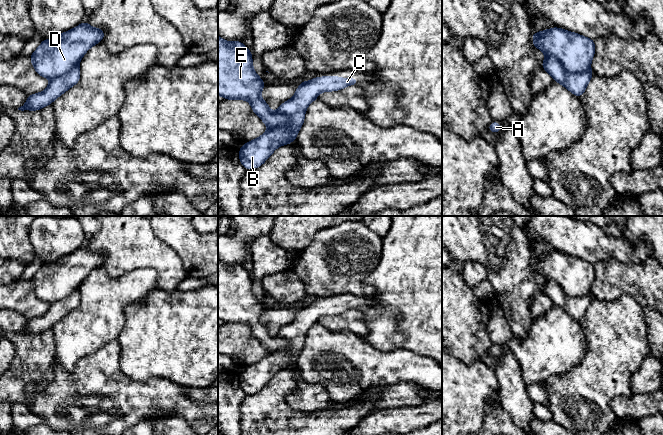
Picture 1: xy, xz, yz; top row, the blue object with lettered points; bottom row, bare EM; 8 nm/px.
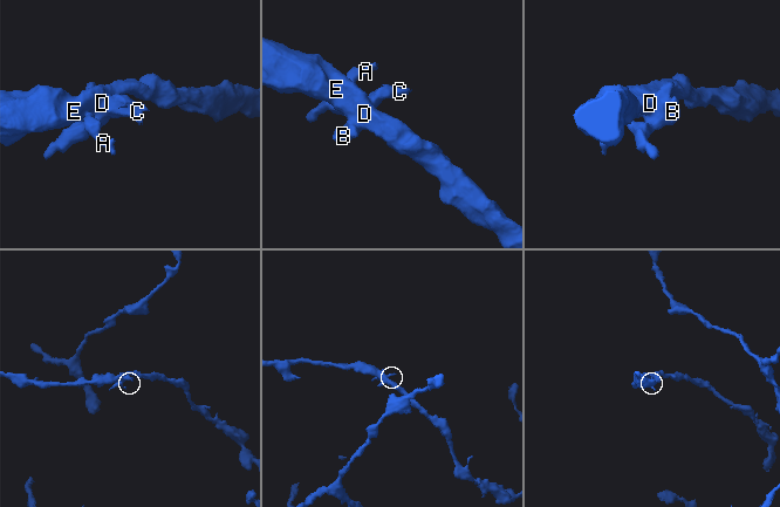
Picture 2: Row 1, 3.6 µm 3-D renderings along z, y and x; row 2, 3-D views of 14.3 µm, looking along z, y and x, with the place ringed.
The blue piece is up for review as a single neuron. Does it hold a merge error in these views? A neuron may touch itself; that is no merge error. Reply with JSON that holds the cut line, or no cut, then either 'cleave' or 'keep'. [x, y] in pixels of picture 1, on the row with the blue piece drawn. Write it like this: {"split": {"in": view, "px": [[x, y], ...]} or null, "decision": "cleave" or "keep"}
{"split": {"in": "yz", "px": [[546, 56], [555, 58], [569, 72], [590, 71]]}, "decision": "cleave"}

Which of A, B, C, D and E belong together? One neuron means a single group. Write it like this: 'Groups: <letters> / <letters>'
Groups: A B C / D E

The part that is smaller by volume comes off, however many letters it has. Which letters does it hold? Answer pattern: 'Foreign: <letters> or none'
Foreign: A, B, C

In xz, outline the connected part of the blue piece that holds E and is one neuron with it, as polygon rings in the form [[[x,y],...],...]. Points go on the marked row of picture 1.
[[[218,35],[218,96],[226,100],[246,100],[250,103],[252,111],[258,115],[268,130],[287,126],[290,123],[285,114],[271,111],[269,105],[261,97],[265,87],[264,80],[260,78],[253,68],[252,53],[241,41],[225,41]]]

